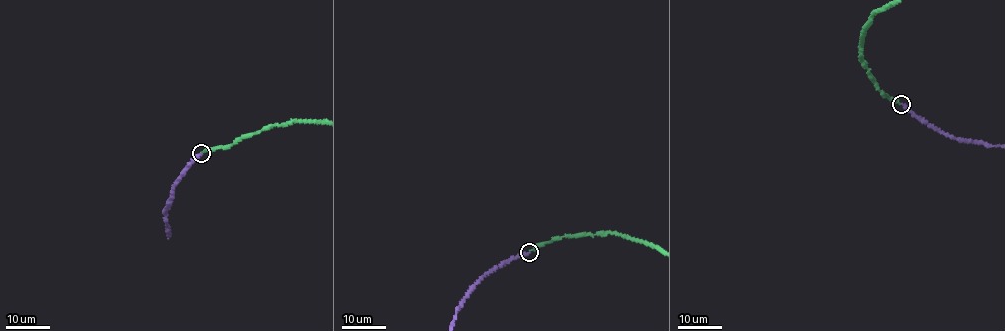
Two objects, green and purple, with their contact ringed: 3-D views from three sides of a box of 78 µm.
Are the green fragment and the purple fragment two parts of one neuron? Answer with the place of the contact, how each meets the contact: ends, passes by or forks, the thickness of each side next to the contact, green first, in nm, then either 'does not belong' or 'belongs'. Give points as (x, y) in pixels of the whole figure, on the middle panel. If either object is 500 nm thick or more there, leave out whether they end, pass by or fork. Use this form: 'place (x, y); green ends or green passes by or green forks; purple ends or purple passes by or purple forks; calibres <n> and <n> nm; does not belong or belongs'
place (529, 252); green ends; purple ends; calibres 280 and 320 nm; belongs

